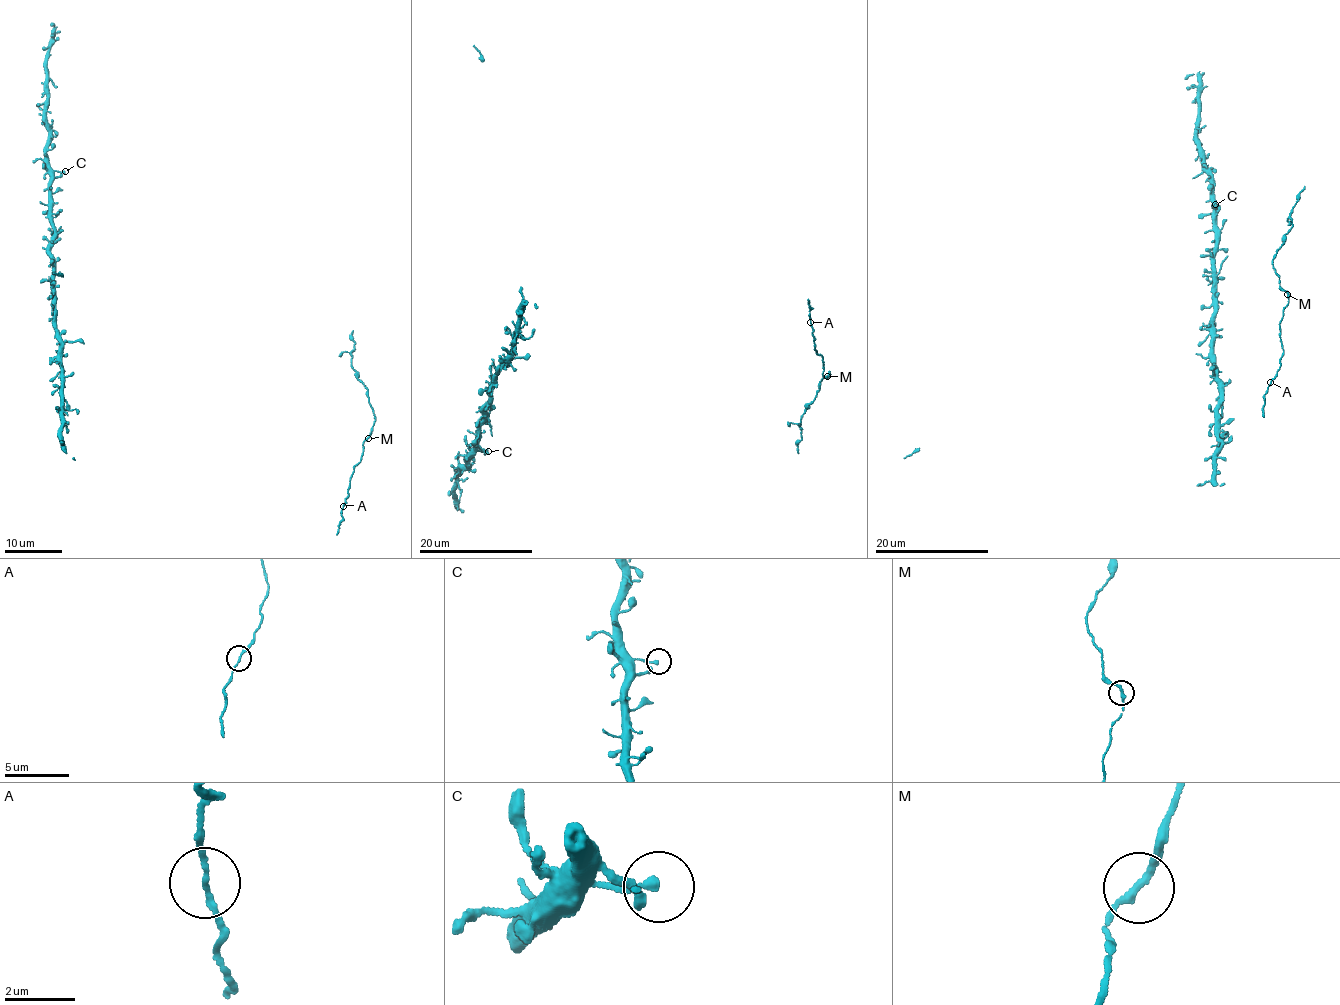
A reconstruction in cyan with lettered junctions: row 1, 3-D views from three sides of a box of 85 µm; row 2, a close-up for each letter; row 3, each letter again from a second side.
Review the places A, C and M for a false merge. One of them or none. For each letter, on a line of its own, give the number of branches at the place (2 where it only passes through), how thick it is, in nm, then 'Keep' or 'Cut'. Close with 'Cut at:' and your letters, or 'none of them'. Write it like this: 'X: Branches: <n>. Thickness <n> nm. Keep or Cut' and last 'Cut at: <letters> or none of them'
A: Branches: 2. Thickness 140 nm. Keep
C: Branches: 1. Thickness 240 nm. Keep
M: Branches: 2. Thickness 200 nm. Keep
Cut at: none of them

